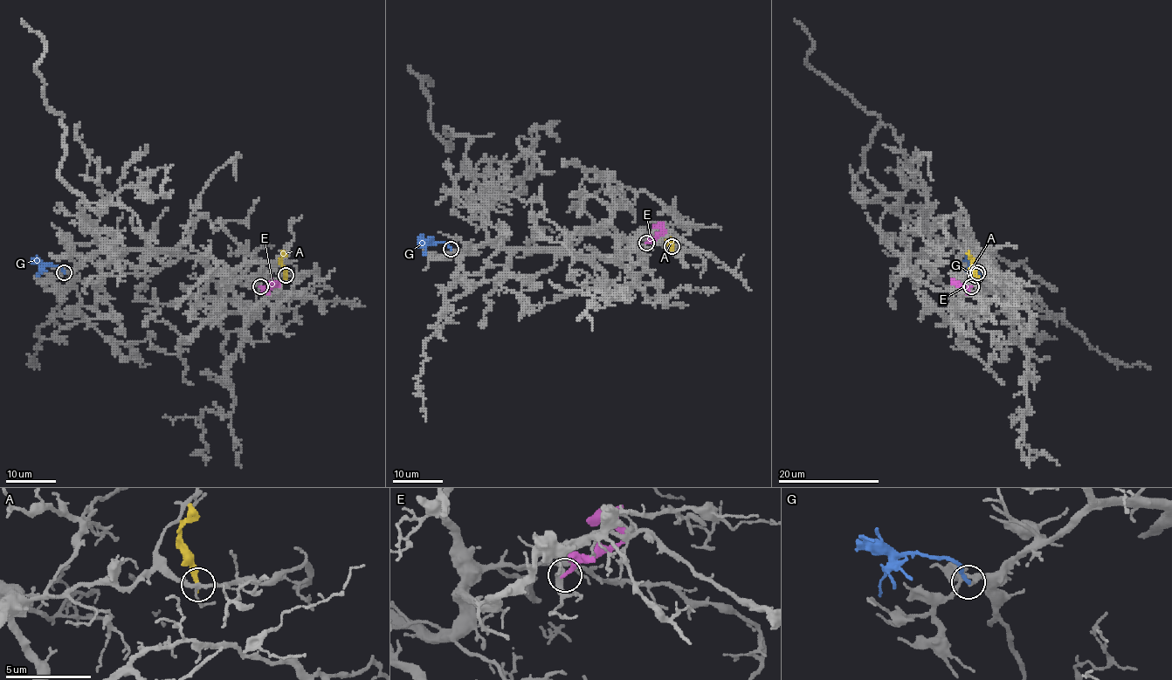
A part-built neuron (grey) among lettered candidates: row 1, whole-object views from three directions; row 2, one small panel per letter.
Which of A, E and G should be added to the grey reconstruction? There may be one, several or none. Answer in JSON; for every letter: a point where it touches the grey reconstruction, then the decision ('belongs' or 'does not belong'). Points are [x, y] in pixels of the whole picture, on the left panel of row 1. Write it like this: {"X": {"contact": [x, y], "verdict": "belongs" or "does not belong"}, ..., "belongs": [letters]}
{"A": {"contact": [286, 275], "verdict": "does not belong"}, "E": {"contact": [260, 286], "verdict": "does not belong"}, "G": {"contact": [64, 272], "verdict": "belongs"}, "belongs": ["G"]}

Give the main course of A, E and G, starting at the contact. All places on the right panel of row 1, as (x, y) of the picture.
A: (975, 275), (968, 251)
E: (972, 286), (967, 288), (954, 283)
G: (978, 272), (973, 265), (984, 277)

